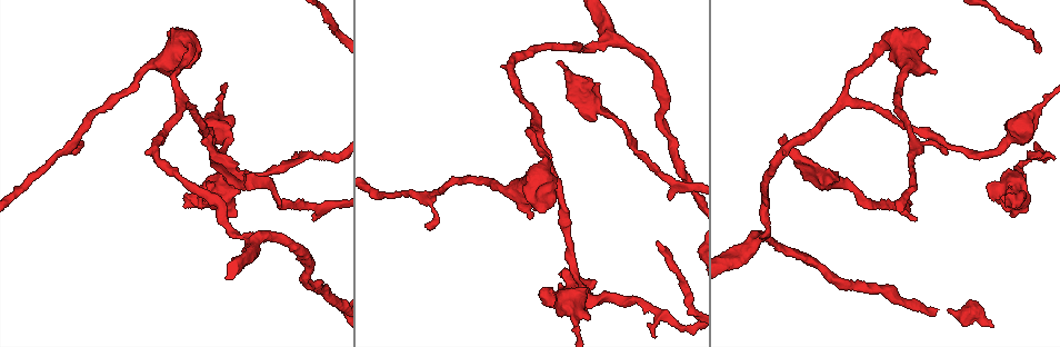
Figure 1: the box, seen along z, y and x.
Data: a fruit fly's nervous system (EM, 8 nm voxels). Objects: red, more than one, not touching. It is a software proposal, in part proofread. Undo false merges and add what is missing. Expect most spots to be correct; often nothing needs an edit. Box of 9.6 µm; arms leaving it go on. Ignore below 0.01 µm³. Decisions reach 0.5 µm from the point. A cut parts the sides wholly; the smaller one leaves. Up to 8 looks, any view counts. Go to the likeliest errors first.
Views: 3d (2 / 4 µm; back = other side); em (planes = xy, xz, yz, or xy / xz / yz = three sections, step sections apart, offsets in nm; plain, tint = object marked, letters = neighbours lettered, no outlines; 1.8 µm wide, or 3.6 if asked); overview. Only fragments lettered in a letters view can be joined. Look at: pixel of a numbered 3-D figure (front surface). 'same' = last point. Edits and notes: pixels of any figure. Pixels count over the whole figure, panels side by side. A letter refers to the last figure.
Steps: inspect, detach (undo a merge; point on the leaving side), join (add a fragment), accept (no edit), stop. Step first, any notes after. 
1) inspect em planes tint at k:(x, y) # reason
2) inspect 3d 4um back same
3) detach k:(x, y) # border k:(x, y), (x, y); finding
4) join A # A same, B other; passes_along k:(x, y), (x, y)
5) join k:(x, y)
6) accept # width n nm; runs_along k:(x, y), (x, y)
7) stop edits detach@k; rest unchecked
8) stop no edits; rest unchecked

inspect 3d 4um back at 1:(558, 62) # an open end

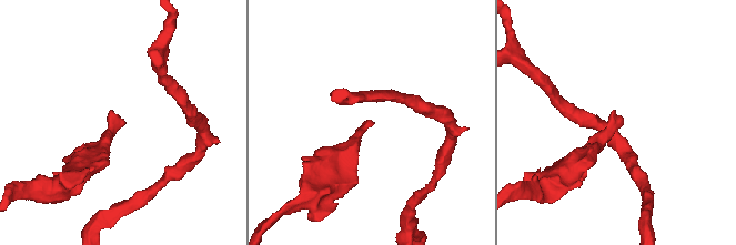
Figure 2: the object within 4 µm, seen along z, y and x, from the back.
inspect em planes letters at 2:(119, 120) # shape alone is not enough

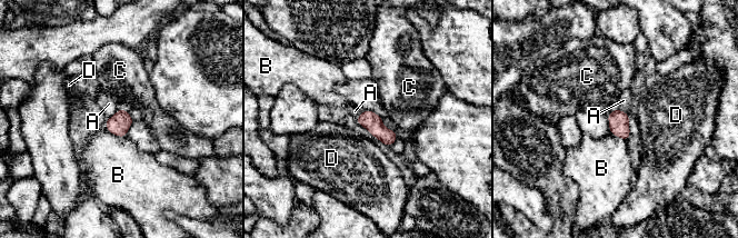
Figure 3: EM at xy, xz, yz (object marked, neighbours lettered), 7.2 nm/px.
accept # width 140 nm; A other, B other, C other, D other; border 3:(121, 108), (108, 118); none of them fits

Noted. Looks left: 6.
inspect 3d 4um at 1:(916, 220) # branch stops here

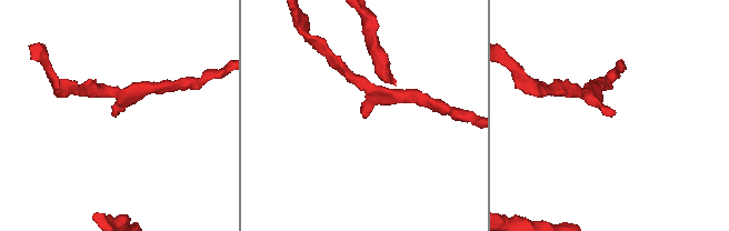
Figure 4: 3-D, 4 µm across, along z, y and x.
inspect em planes tint at 4:(368, 116) # shape alone is not enough

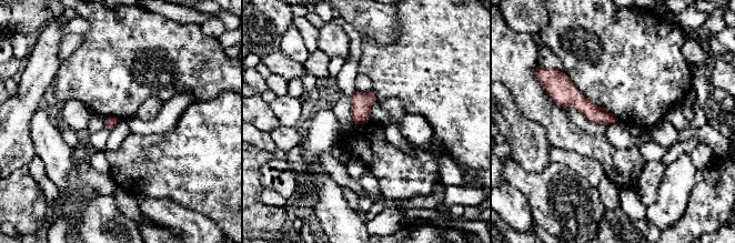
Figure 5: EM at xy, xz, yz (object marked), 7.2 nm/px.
inspect em planes letters same # see the neighbours

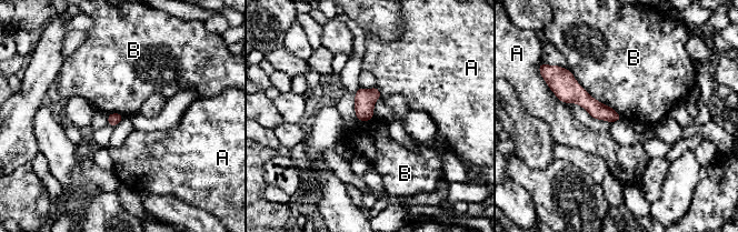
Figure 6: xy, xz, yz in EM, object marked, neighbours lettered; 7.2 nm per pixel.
accept # width 90 nm; A other, B other; border 6:(568, 69), (594, 98), (622, 117); none of them fits

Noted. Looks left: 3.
inspect 3d 2um at 1:(202, 199) # stops while still wide

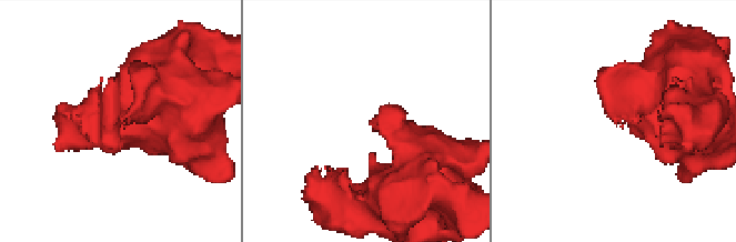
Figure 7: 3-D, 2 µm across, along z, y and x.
inspect em planes tint at 7:(613, 120) # need the tissue

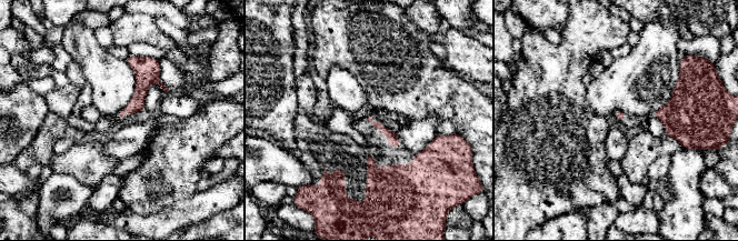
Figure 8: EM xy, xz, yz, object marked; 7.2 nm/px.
inspect em planes letters same

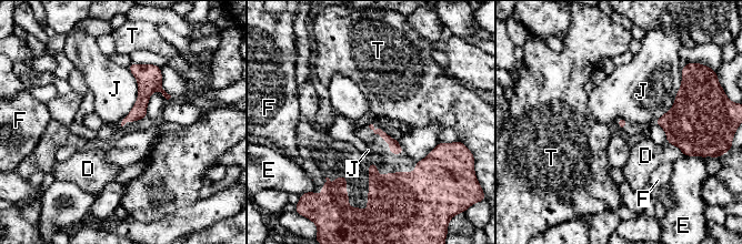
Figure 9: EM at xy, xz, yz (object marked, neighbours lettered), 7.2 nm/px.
accept # longest_contact J 360 nm; D other, E other, F other, J other, T other; border 9:(128, 67), (137, 101), (126, 117); no lettered fragment goes on from it

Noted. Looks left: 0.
stop no edits; rest unchecked

